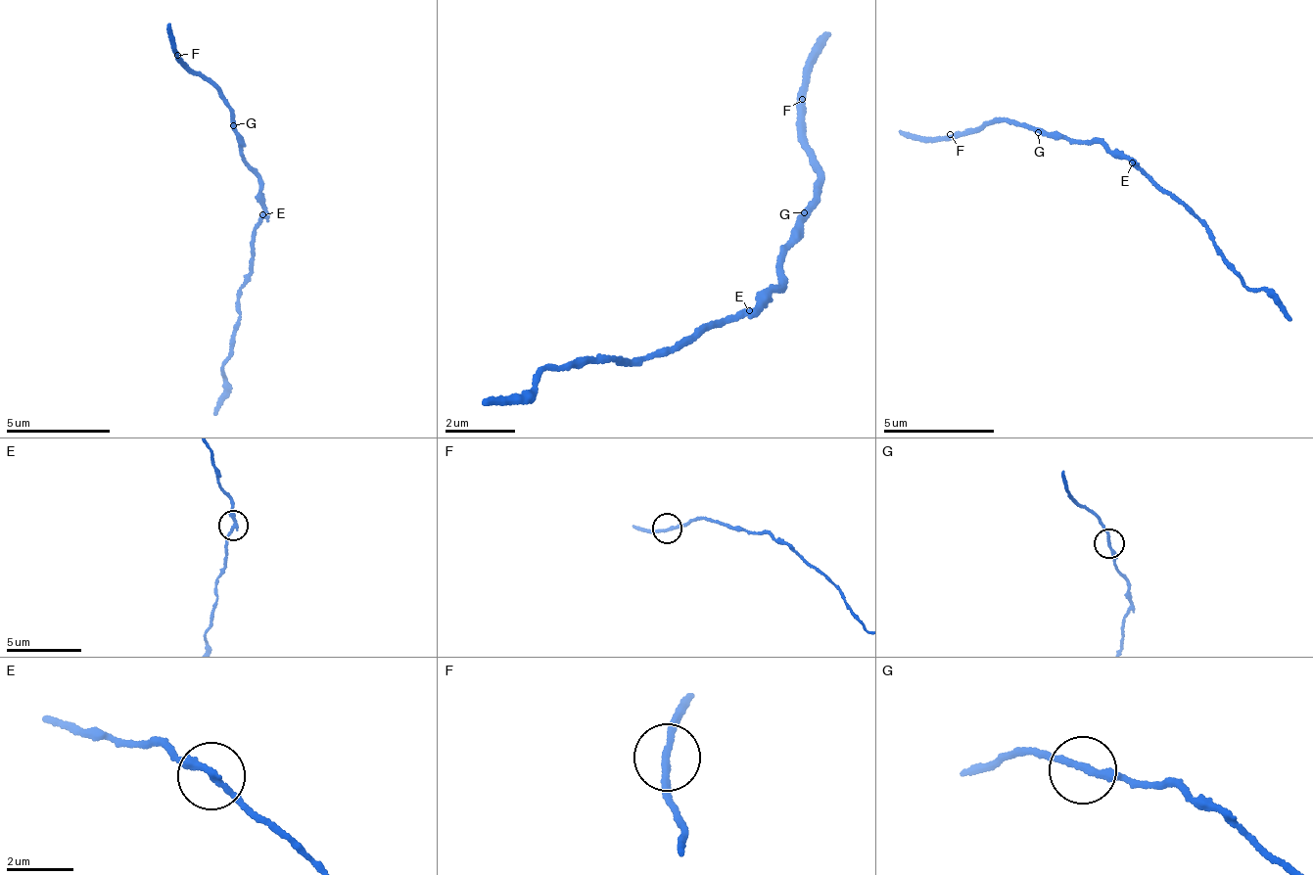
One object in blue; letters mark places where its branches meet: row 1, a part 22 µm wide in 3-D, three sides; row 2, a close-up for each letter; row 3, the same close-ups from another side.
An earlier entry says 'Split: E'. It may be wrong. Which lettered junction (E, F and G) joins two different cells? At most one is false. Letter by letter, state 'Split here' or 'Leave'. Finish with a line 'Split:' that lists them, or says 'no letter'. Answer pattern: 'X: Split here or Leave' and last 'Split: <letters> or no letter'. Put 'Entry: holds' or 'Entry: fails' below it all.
E: Split here
F: Leave
G: Leave
Split: E
Entry: holds

